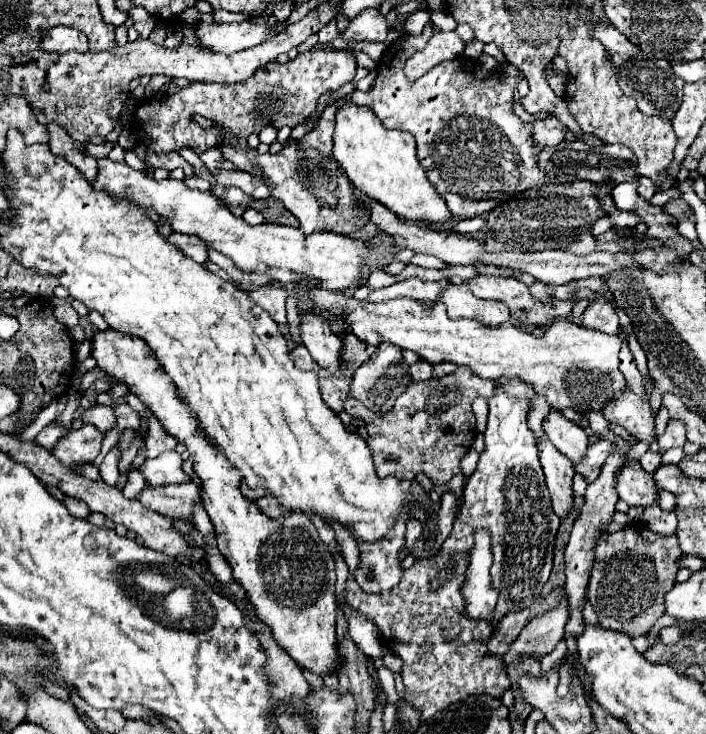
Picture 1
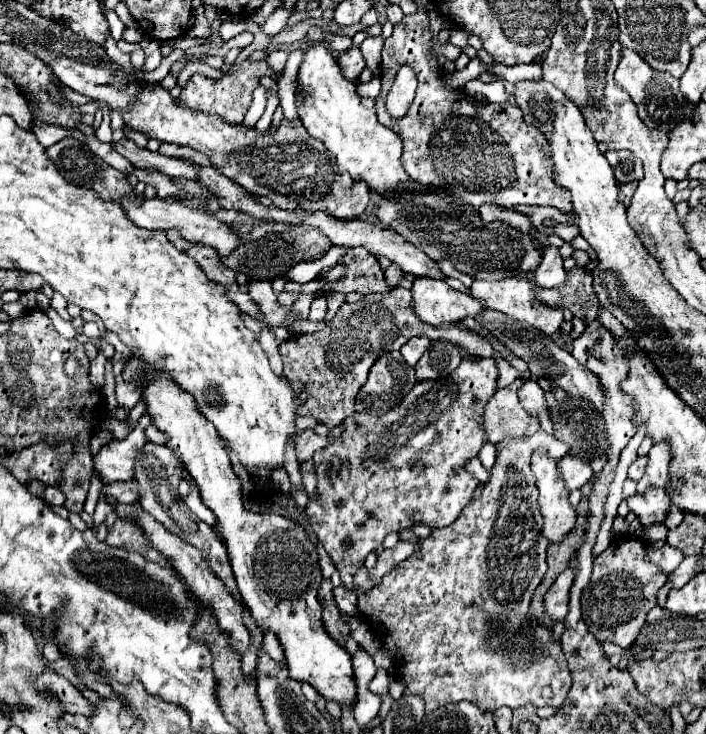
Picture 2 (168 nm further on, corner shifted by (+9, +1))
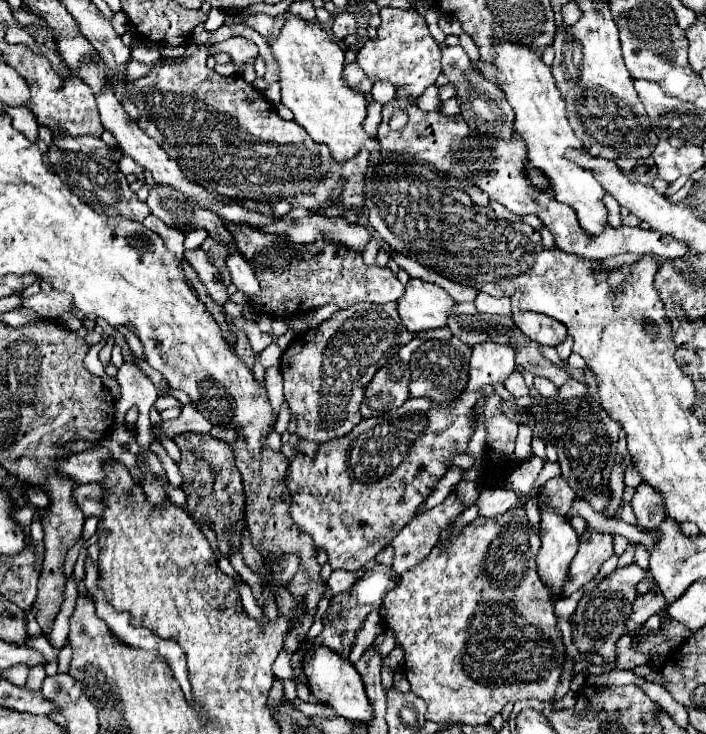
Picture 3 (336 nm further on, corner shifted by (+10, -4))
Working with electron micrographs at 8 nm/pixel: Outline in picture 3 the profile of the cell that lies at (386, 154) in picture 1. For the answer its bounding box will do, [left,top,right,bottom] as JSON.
[269,16,381,162]

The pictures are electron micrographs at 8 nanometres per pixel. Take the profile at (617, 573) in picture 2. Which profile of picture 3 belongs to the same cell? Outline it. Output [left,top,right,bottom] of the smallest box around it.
[573,562,643,662]

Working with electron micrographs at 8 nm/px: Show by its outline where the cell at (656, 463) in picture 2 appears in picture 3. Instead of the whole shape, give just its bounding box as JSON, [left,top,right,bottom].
[633,482,665,530]

